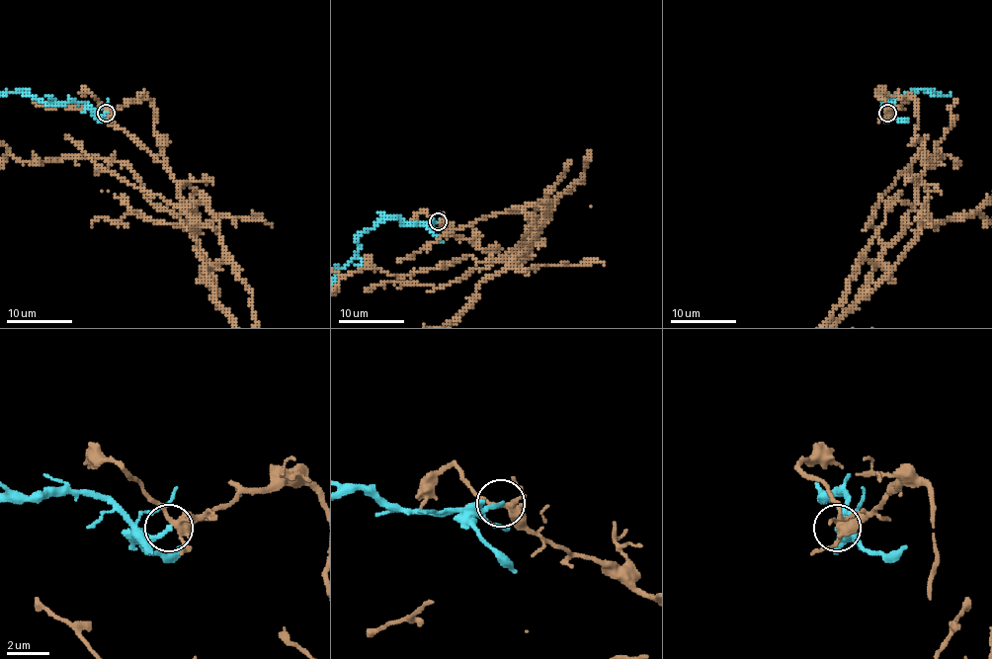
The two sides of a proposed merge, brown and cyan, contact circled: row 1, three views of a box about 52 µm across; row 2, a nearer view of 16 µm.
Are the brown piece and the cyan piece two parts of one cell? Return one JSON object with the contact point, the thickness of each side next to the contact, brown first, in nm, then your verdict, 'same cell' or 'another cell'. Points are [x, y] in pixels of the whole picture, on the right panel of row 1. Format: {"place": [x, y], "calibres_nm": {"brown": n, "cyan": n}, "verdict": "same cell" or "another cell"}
{"place": [887, 113], "calibres_nm": {"brown": 300, "cyan": 220}, "verdict": "another cell"}

